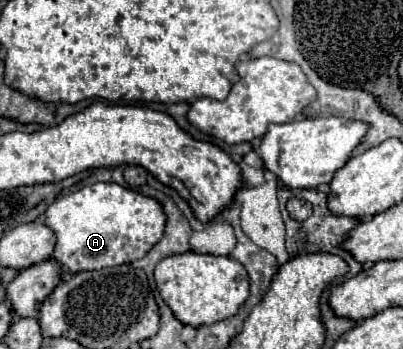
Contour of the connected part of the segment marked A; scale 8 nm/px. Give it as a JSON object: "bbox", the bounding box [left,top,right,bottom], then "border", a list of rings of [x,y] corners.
{"bbox":[45,182,165,276],"border":[[[97,182],[81,190],[75,190],[67,196],[61,196],[53,204],[49,204],[45,210],[45,226],[51,228],[57,238],[51,258],[61,266],[61,276],[69,276],[69,274],[79,274],[87,270],[101,270],[105,266],[131,264],[143,258],[161,240],[165,214],[159,202],[153,198],[141,196],[115,182]]]}

